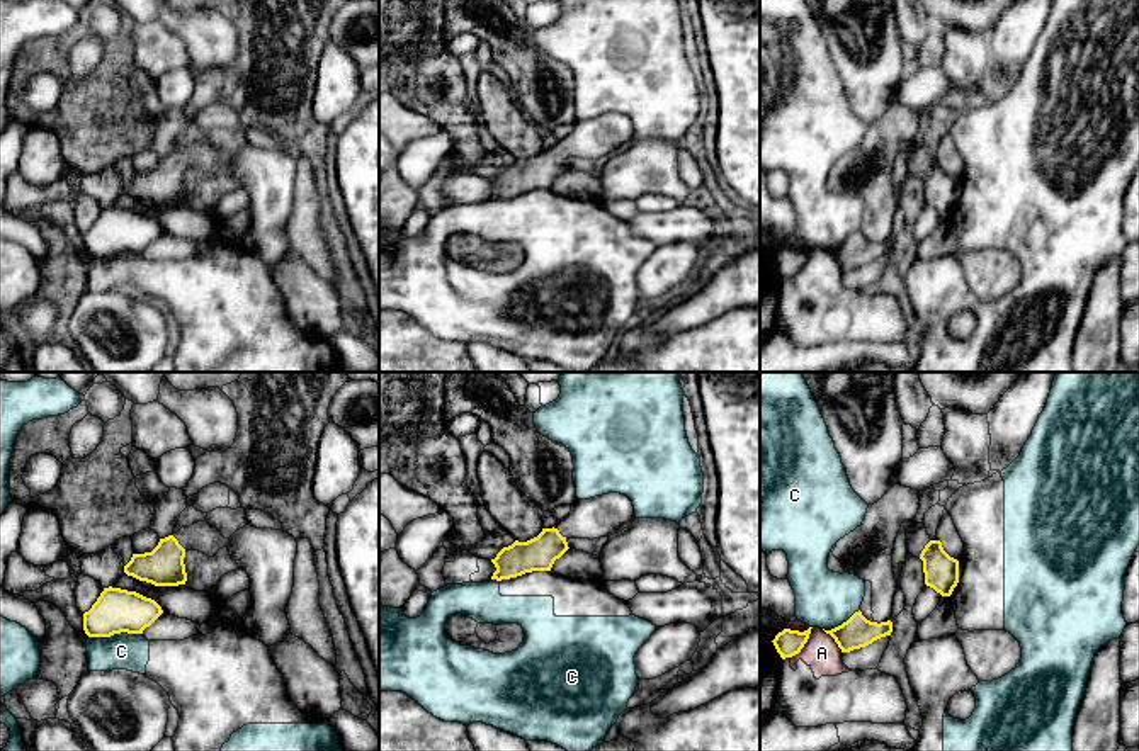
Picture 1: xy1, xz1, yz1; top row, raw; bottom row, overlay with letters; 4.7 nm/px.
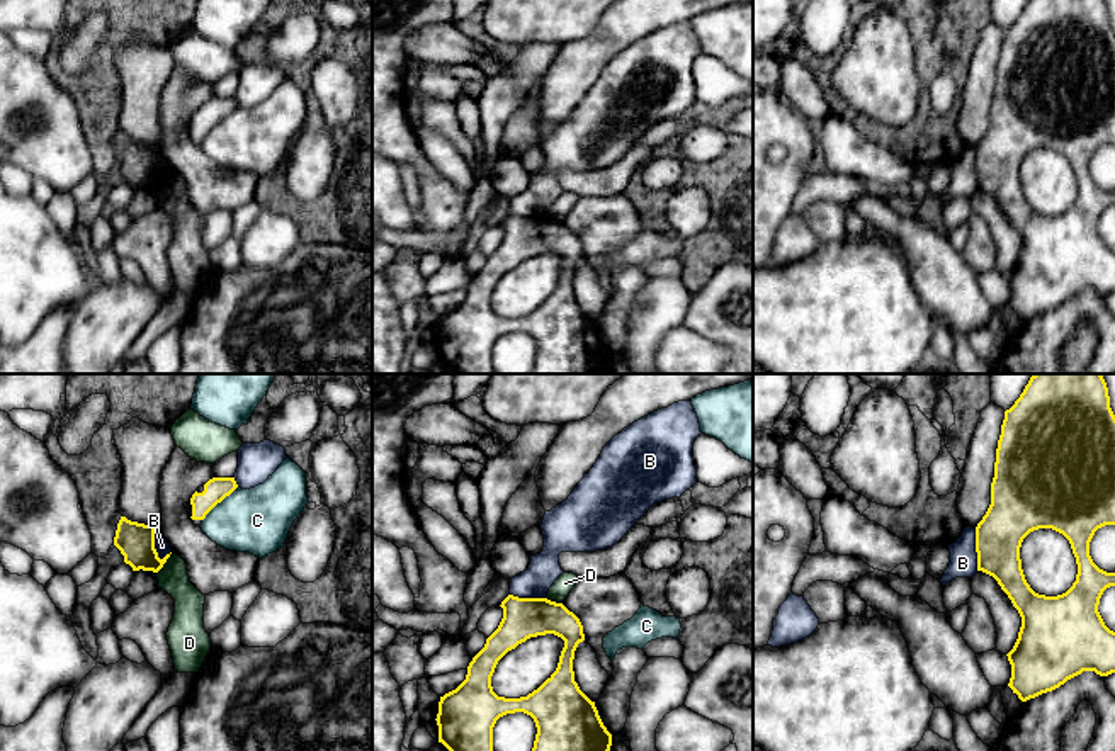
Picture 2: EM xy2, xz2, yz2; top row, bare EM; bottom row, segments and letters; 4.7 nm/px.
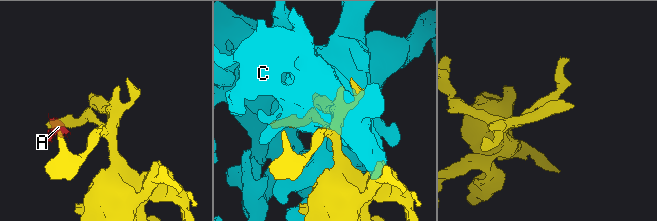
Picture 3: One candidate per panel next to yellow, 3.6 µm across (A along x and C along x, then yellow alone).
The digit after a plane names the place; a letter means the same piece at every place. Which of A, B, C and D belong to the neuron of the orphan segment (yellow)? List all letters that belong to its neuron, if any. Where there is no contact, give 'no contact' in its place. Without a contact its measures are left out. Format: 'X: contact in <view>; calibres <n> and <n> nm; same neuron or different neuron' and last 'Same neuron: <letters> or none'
A: contact in yz1; calibres 130 and 170 nm; different neuron
B: contact in xy2; calibres 180 and 70 nm; different neuron
C: contact in xy1; calibres 220 and 180 nm; different neuron
D: contact in xy2; calibres 180 and 140 nm; different neuron
Same neuron: none

